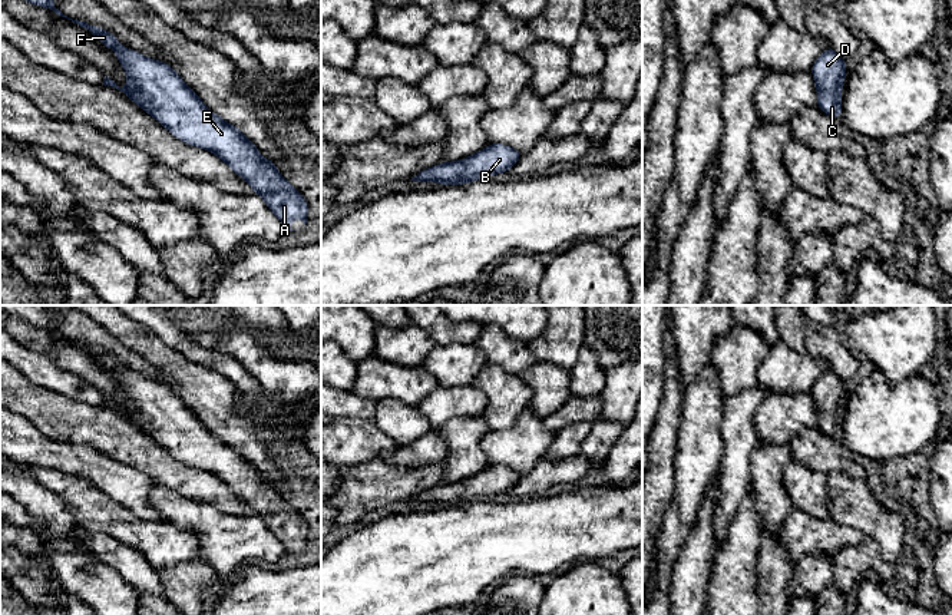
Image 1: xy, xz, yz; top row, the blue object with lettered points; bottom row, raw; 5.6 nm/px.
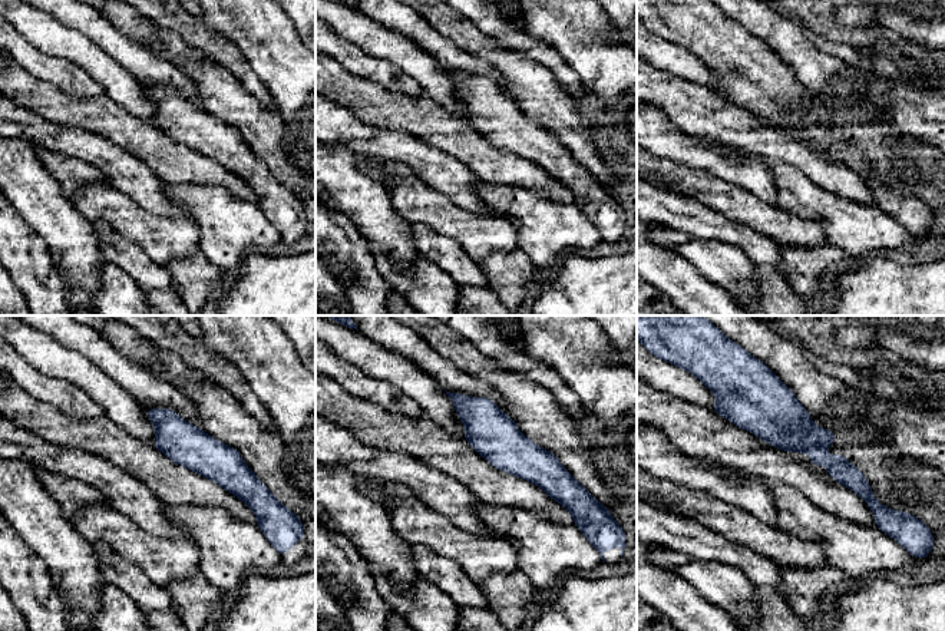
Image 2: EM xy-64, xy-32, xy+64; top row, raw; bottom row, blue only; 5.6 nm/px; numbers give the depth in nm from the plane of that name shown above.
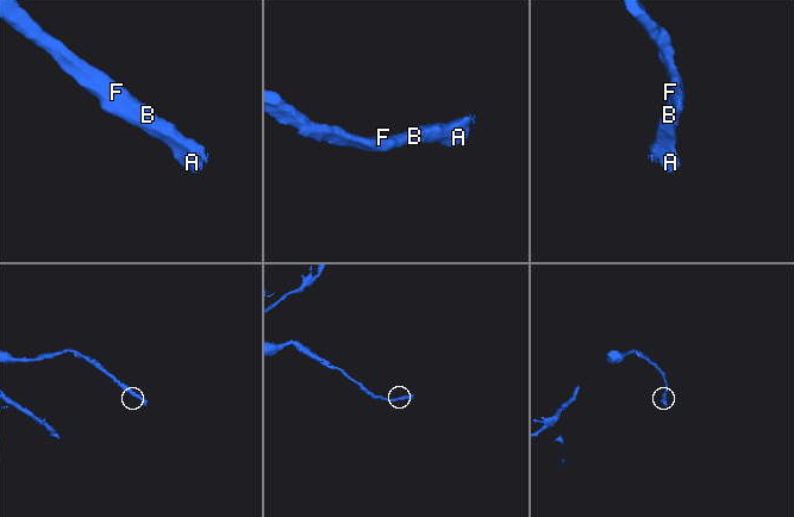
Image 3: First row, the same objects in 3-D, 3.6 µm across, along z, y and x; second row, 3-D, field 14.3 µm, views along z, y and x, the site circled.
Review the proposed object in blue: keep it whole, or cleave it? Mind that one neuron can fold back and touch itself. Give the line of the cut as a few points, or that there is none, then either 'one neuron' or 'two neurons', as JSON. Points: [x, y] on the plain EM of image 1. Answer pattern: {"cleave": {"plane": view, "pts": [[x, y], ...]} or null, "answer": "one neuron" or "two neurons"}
{"cleave": null, "answer": "one neuron"}

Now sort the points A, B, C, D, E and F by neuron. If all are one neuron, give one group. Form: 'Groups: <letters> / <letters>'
Groups: A B C D E F

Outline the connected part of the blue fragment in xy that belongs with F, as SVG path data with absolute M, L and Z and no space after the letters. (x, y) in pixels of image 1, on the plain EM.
M0 305L0 313L4 313L4 314L9 314L9 315L13 315L13 317L17 317L17 318L22 318L22 320L24 320L24 321L27 321L27 323L29 323L29 324L32 324L32 325L36 325L36 327L43 327L43 328L44 328L44 330L50 330L50 331L53 331L53 333L54 333L54 334L56 334L56 335L59 335L59 337L62 337L62 338L66 338L66 340L67 340L67 341L72 341L72 343L73 343L73 344L77 344L77 345L79 345L79 347L80 347L80 348L83 348L83 350L86 350L86 351L89 351L89 353L90 353L90 354L92 354L92 356L95 356L95 357L96 357L96 358L97 358L97 360L99 360L99 361L100 361L100 363L102 363L102 364L103 364L103 366L105 366L105 367L106 367L106 368L110 368L110 370L113 370L113 371L115 371L115 373L116 373L116 378L118 378L118 381L119 381L119 384L120 384L120 387L122 387L122 388L123 388L123 390L125 390L125 391L126 391L126 397L128 397L128 400L129 400L129 404L128 404L128 406L125 406L125 407L123 407L123 409L122 409L122 410L120 410L120 409L119 409L119 407L118 407L118 406L116 406L116 404L115 404L115 403L113 403L113 401L112 401L112 400L109 400L109 399L106 399L106 397L105 397L105 401L103 401L103 406L105 406L105 407L110 407L110 409L115 409L115 410L118 410L118 411L120 411L120 413L123 413L123 414L125 414L125 416L126 416L126 417L128 417L128 419L129 419L129 420L132 420L132 421L133 421L133 423L135 423L135 424L136 424L136 426L138 426L138 427L141 427L141 429L142 429L142 430L143 430L143 432L145 432L145 433L148 433L148 434L149 434L149 436L151 436L151 437L153 437L153 439L155 439L155 440L156 440L156 442L158 442L158 443L159 443L159 444L161 444L161 446L162 446L162 447L165 447L165 449L166 449L166 450L168 450L168 452L169 452L169 453L171 453L171 454L172 454L172 456L173 456L173 457L175 457L175 459L178 459L178 460L181 460L181 462L182 462L182 463L185 463L185 464L189 464L189 466L192 466L192 467L196 467L196 469L202 469L202 470L206 470L206 472L209 472L209 473L212 473L212 475L215 475L215 476L216 476L216 477L218 477L218 479L221 479L221 480L222 480L222 482L224 482L224 483L225 483L225 485L227 485L227 486L228 486L228 487L229 487L229 489L231 489L231 490L232 490L232 492L234 492L234 493L235 493L235 495L237 495L237 496L239 496L239 497L241 497L241 499L244 499L244 500L245 500L245 502L247 502L247 503L248 503L248 505L249 505L249 506L251 506L251 507L252 507L252 510L254 510L254 515L258 515L258 516L261 516L261 518L262 518L262 520L264 520L264 523L265 523L265 525L267 525L267 528L268 528L268 529L270 529L270 530L271 530L271 532L272 532L272 533L274 533L274 535L275 535L275 538L277 538L277 539L278 539L278 540L280 540L280 542L281 542L281 543L282 543L282 545L284 545L284 548L285 548L285 552L295 552L295 550L292 550L292 549L291 549L291 548L290 548L290 543L291 543L291 542L292 542L292 540L294 540L294 539L300 539L300 540L301 540L301 542L303 542L303 543L304 543L304 546L305 546L305 545L307 545L307 533L308 533L308 528L307 528L307 523L305 523L305 520L304 520L304 518L303 518L303 516L301 516L301 515L300 515L300 513L298 513L298 512L297 512L297 510L295 510L295 509L294 509L294 507L292 507L292 506L290 506L290 505L288 505L288 503L287 503L287 502L285 502L285 500L284 500L284 499L282 499L282 497L281 497L281 495L280 495L280 493L278 493L278 492L277 492L277 489L275 489L275 485L274 485L274 483L272 483L272 482L268 482L268 480L264 480L264 479L262 479L262 477L261 477L261 476L260 476L260 472L258 472L258 470L257 470L257 469L255 469L255 467L254 467L254 464L252 464L252 463L251 463L251 462L249 462L249 460L248 460L248 459L245 459L245 457L244 457L244 456L242 456L242 454L241 454L241 453L239 453L239 450L238 450L238 449L235 449L235 447L232 447L232 446L229 446L229 444L228 444L228 443L225 443L225 442L224 442L224 440L221 440L221 439L219 439L219 437L218 437L218 436L215 436L215 434L214 434L214 433L211 433L211 432L209 432L209 430L208 430L208 429L206 429L206 427L205 427L205 426L204 426L204 424L202 424L202 421L201 421L201 420L199 420L199 417L198 417L198 416L196 416L196 414L195 414L195 413L194 413L194 411L192 411L192 410L191 410L191 409L188 409L188 407L186 407L186 406L185 406L185 404L184 404L184 401L182 401L182 400L181 400L181 399L179 399L179 397L178 397L178 394L176 394L176 393L175 393L175 391L173 391L173 390L172 390L172 388L171 388L171 387L169 387L169 386L168 386L168 384L163 384L163 383L158 383L158 381L152 381L152 380L148 380L148 378L146 378L146 377L143 377L143 376L139 376L139 374L136 374L136 373L133 373L133 371L130 371L130 370L126 370L126 368L123 368L123 367L122 367L122 366L120 366L120 364L119 364L119 363L118 363L118 361L116 361L116 358L115 358L115 357L112 357L112 356L110 356L110 354L109 354L109 353L106 353L106 351L102 351L102 350L100 350L100 348L97 348L97 347L90 347L90 345L87 345L87 344L86 344L86 343L80 343L80 341L73 341L73 340L70 340L70 338L67 338L67 337L65 337L65 335L63 335L63 334L62 334L62 333L60 333L60 331L59 331L59 330L56 330L56 328L54 328L54 324L53 324L53 320L52 320L52 310L50 310L50 307L49 307L49 305Z

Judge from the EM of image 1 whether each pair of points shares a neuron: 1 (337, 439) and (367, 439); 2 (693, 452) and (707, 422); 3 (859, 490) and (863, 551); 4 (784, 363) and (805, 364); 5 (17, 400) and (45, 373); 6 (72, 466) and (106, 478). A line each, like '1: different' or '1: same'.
1: same
2: same
3: different
4: same
5: different
6: same

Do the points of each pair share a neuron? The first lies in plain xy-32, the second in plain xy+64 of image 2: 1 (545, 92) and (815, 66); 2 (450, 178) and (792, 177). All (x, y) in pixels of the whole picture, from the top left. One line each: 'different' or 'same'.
1: same
2: different

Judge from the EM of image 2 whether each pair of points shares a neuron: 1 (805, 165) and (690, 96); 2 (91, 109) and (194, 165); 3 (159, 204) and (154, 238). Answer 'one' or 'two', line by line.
1: one
2: one
3: two

